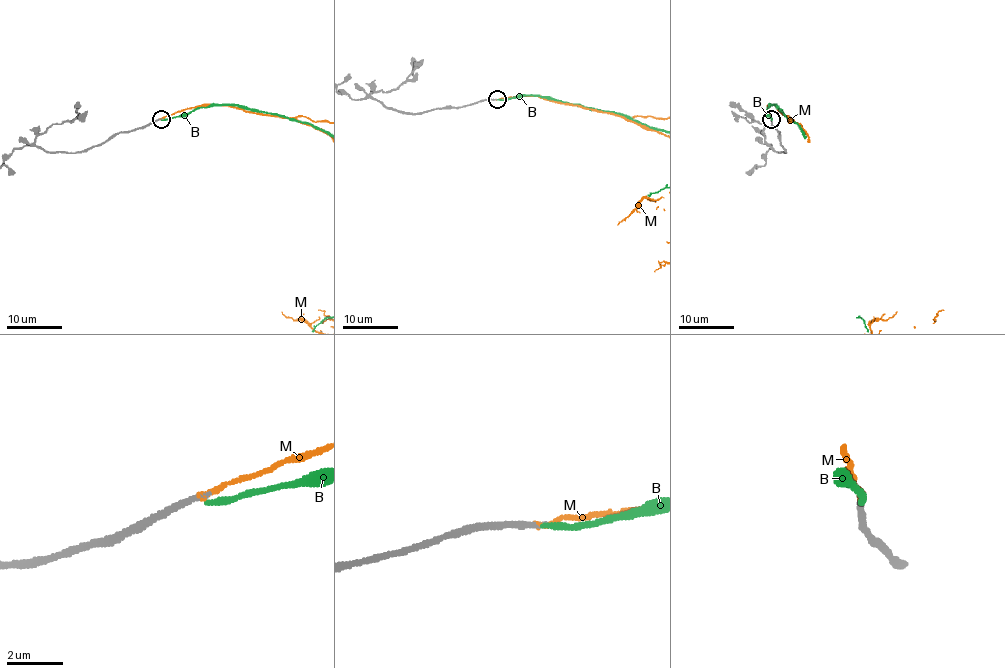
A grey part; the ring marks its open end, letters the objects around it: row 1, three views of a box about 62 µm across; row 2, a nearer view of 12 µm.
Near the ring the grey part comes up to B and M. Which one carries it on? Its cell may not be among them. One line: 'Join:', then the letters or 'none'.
Join: M

